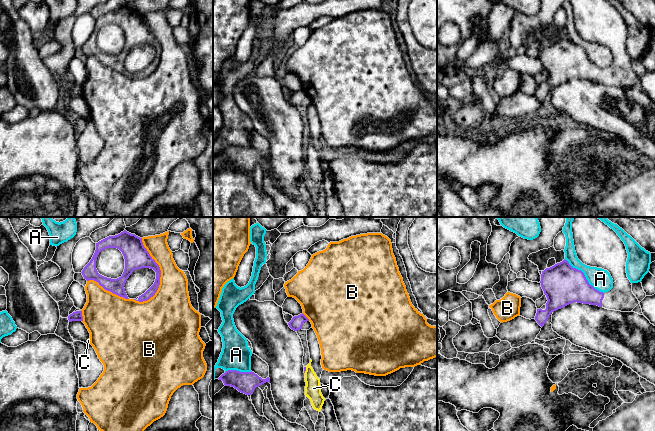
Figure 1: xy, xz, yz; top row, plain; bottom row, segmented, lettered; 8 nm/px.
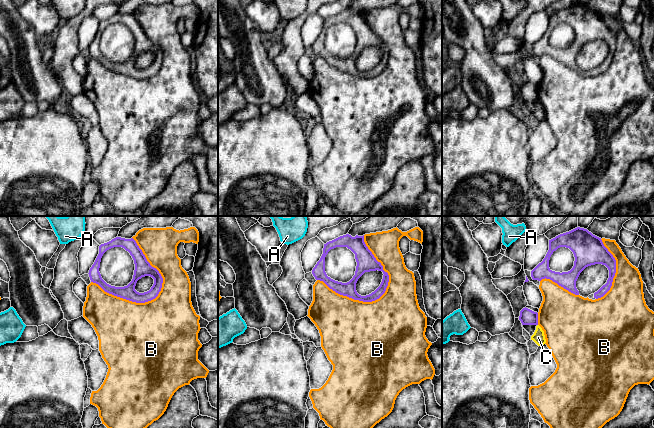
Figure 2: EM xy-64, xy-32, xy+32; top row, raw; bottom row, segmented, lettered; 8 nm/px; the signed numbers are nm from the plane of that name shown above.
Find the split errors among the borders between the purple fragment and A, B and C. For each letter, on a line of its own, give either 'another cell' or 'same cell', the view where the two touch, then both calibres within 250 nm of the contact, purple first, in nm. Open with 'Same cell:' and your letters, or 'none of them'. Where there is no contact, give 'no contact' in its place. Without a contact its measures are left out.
Same cell: none of them
A: another cell; meets purple in yz; 320 nm thick on the purple side, 170 nm on the other
B: another cell; meets purple in xy; 200 nm thick on the purple side, 300 nm on the other
C: another cell; meets purple in xz; 20 nm thick on the purple side, 130 nm on the other

